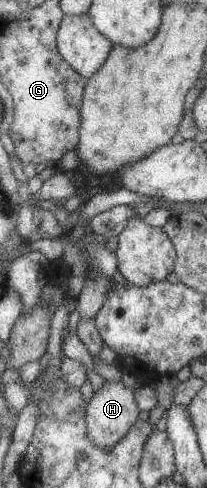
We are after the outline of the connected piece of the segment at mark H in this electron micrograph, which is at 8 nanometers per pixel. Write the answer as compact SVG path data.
M106 380L95 392L85 407L85 426L88 439L98 447L110 449L128 433L137 420L139 409L134 389L126 387L121 380Z

